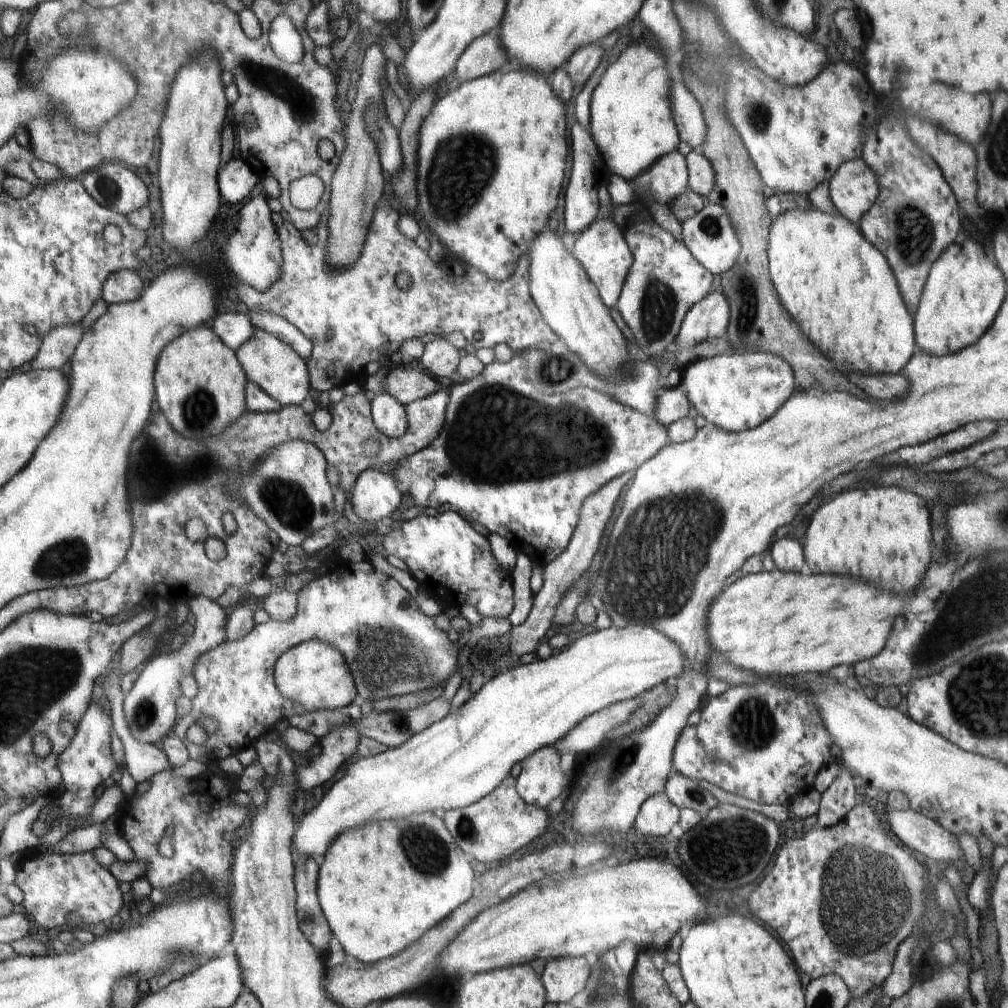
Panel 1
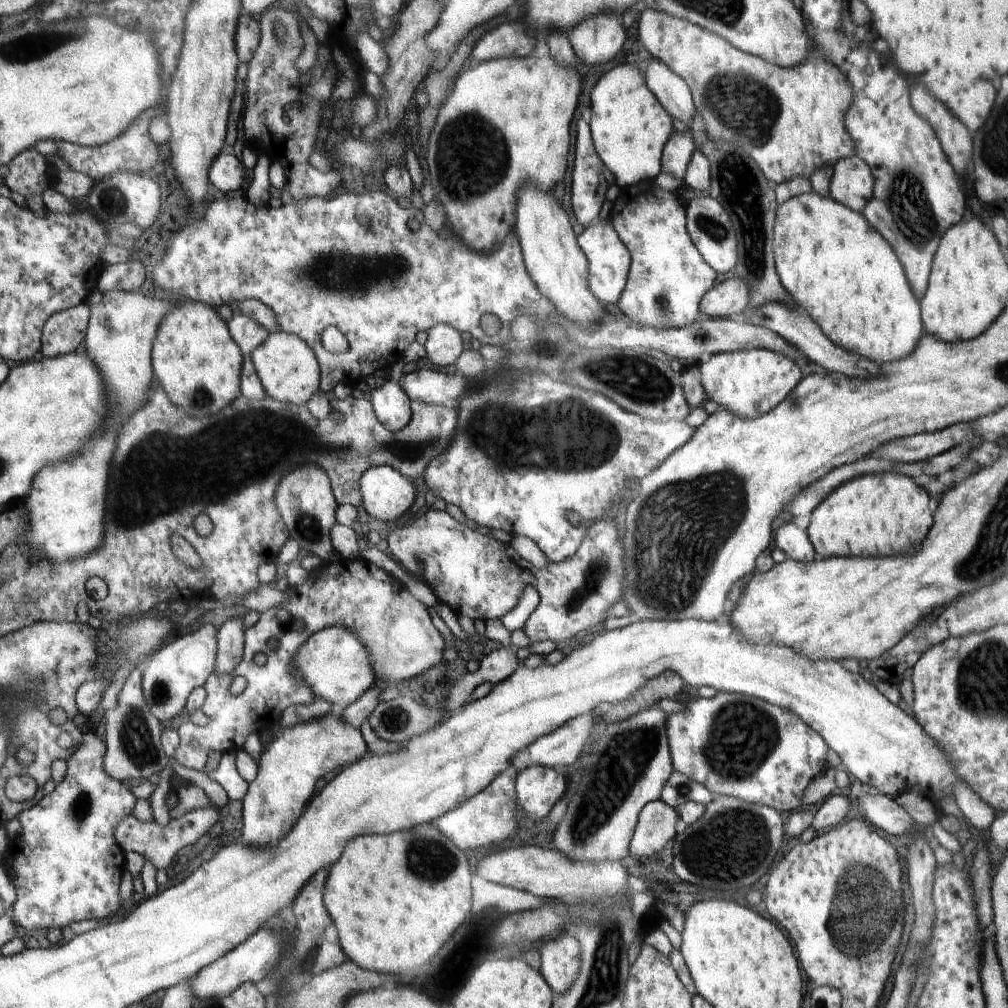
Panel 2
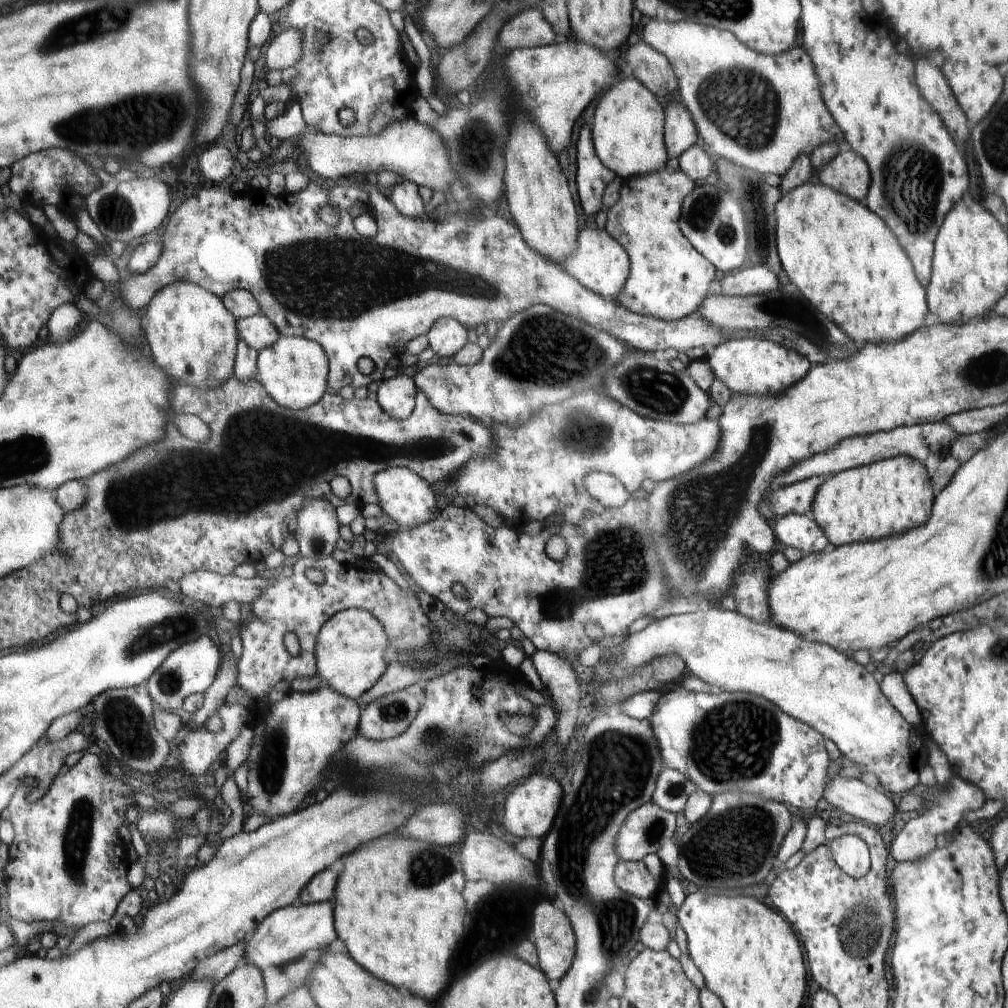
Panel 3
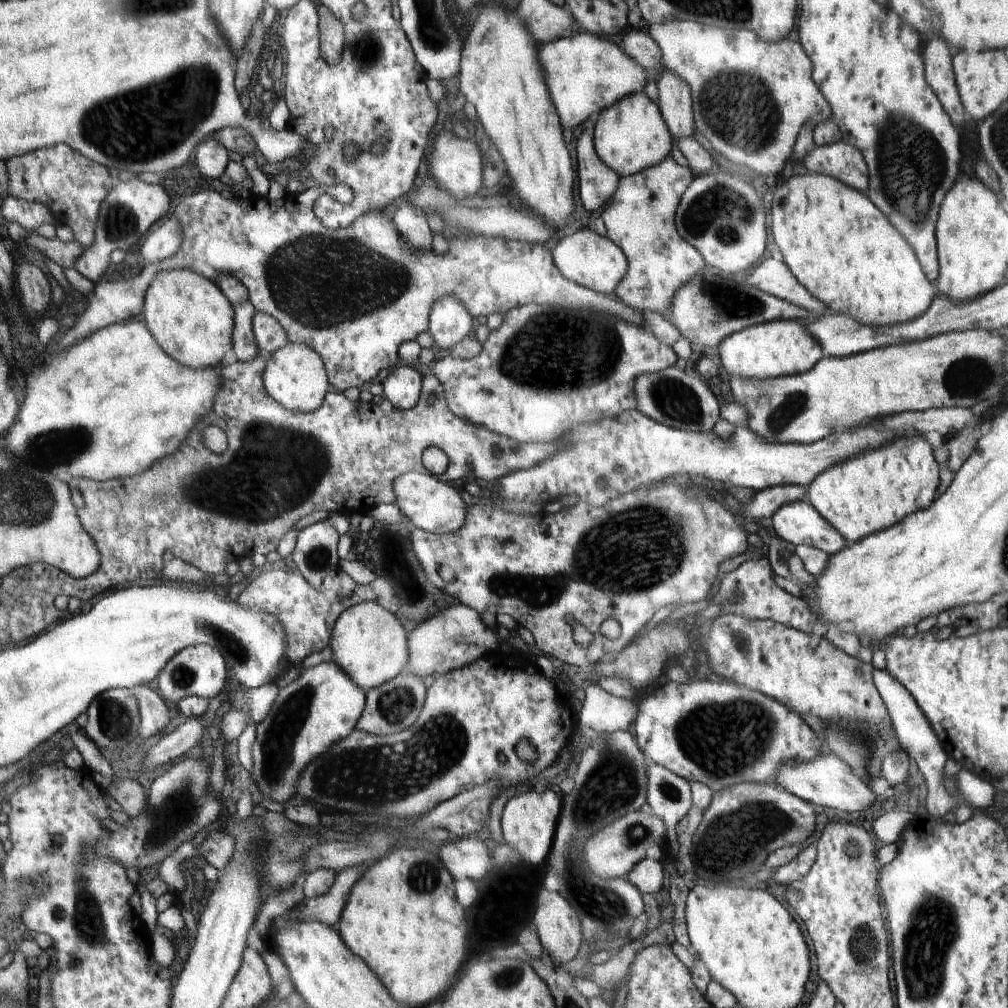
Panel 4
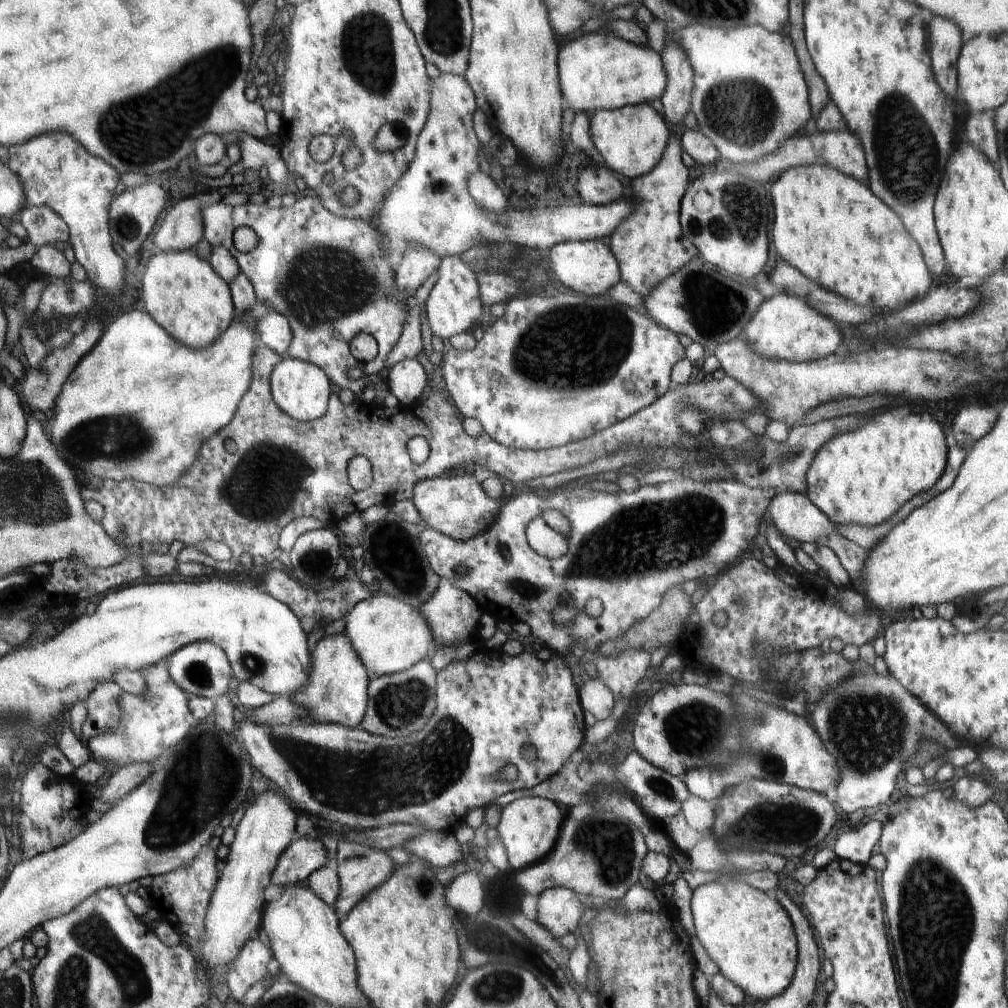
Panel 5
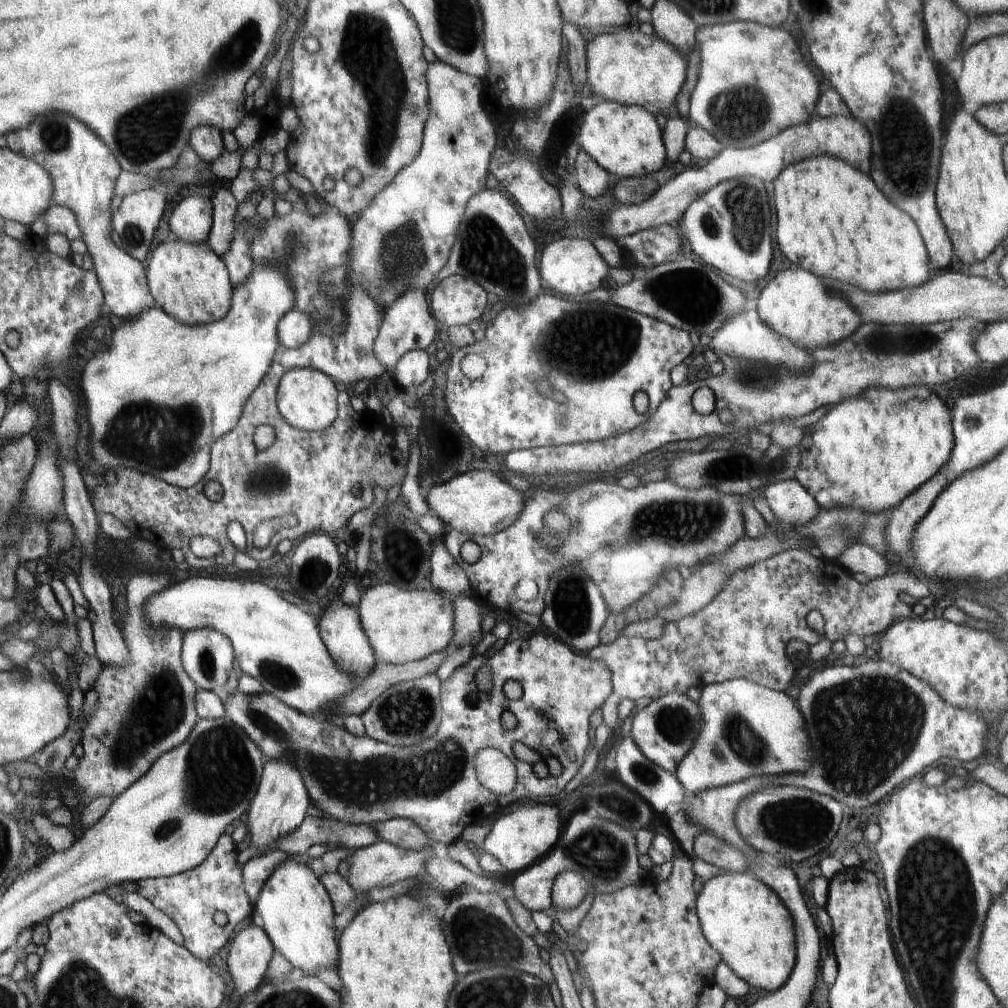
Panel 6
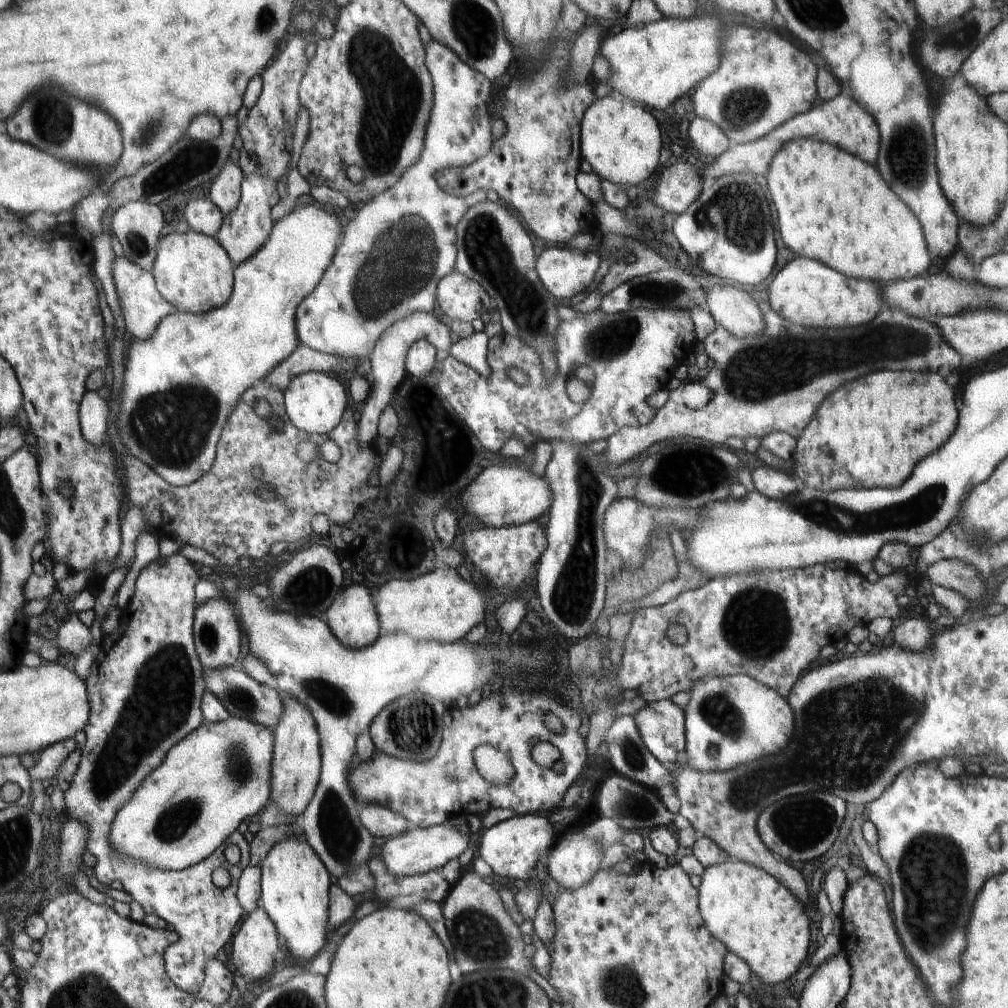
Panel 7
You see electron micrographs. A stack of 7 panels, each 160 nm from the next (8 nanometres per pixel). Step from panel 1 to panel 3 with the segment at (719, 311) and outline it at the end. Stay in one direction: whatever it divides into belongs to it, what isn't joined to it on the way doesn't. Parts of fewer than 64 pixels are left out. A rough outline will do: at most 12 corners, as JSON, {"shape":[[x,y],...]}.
{"shape":[[746,266],[715,286],[729,297],[770,293],[780,287],[767,266]]}

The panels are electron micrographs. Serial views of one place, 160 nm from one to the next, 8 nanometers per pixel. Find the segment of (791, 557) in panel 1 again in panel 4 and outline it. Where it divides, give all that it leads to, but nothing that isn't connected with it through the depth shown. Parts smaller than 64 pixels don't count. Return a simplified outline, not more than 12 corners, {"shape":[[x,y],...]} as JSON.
{"shape":[[806,499],[782,505],[772,534],[829,555],[848,545]]}

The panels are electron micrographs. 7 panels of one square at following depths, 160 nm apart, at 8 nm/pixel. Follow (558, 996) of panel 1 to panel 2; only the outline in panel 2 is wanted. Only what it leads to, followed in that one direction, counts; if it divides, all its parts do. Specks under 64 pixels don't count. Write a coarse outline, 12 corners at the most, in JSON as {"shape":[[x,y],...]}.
{"shape":[[568,932],[538,947],[540,971],[553,992],[569,990],[581,948]]}

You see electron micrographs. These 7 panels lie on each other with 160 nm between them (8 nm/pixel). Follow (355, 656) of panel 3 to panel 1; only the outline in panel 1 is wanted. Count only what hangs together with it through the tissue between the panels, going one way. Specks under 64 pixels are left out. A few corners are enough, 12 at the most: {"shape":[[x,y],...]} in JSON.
{"shape":[[304,641],[278,657],[277,689],[307,712],[357,702],[341,651]]}

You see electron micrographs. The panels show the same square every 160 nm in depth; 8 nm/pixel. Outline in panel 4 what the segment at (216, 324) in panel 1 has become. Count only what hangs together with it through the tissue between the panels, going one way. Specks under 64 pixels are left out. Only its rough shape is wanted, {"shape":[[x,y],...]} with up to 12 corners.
{"shape":[[262,311],[253,333],[263,355],[288,343],[281,323]]}

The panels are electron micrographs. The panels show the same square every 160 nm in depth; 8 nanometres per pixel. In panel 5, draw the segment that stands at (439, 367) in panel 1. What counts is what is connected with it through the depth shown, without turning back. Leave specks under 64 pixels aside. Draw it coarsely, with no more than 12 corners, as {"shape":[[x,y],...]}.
{"shape":[[446,255],[426,300],[434,336],[473,328],[482,314],[474,270]]}

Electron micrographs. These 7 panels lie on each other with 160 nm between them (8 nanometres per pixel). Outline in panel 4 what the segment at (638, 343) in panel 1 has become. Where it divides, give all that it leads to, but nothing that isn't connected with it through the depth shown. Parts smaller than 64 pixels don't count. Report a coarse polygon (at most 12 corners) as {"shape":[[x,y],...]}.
{"shape":[[670,155],[619,177],[601,214],[628,272],[614,297],[673,324],[708,268],[678,234],[690,169]]}

